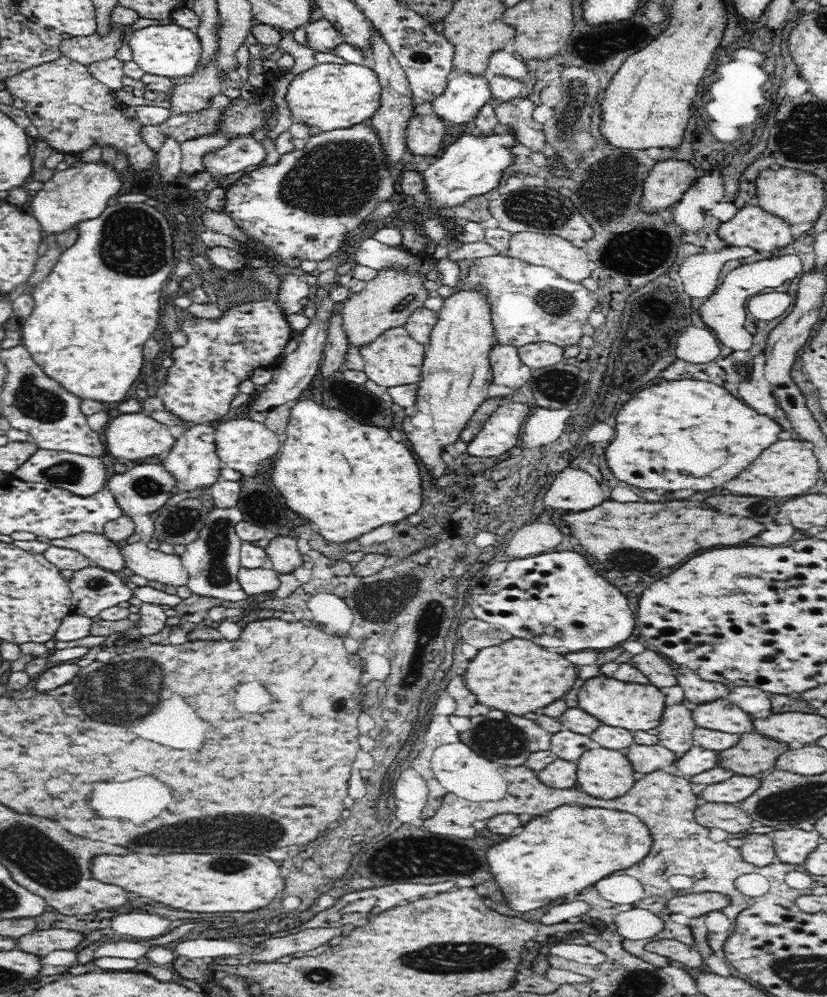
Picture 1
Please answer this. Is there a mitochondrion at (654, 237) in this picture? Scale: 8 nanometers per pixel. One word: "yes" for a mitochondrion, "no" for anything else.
yes

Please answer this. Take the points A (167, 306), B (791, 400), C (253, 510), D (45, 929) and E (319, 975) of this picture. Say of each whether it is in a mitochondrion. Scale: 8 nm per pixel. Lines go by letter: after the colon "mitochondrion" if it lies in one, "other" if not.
A: other
B: other
C: mitochondrion
D: other
E: mitochondrion

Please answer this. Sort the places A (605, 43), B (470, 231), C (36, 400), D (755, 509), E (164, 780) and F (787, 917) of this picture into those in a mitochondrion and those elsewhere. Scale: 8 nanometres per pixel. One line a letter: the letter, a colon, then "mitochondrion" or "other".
A: mitochondrion
B: other
C: mitochondrion
D: mitochondrion
E: other
F: other

